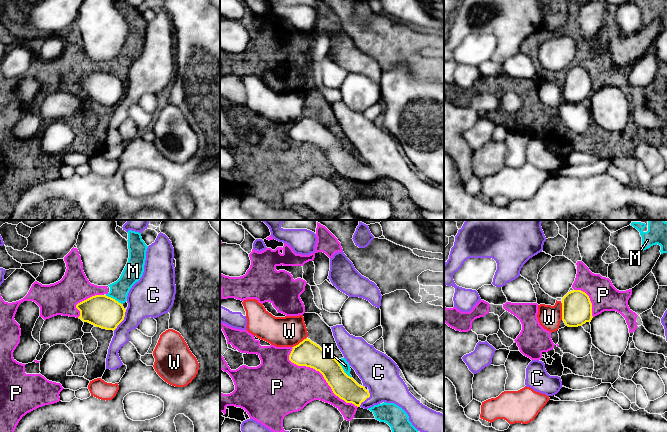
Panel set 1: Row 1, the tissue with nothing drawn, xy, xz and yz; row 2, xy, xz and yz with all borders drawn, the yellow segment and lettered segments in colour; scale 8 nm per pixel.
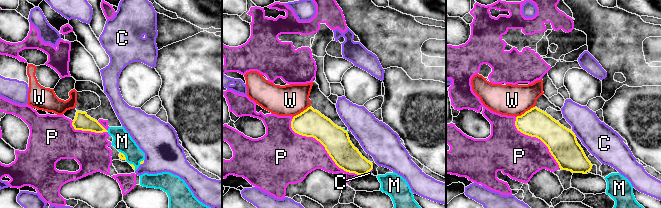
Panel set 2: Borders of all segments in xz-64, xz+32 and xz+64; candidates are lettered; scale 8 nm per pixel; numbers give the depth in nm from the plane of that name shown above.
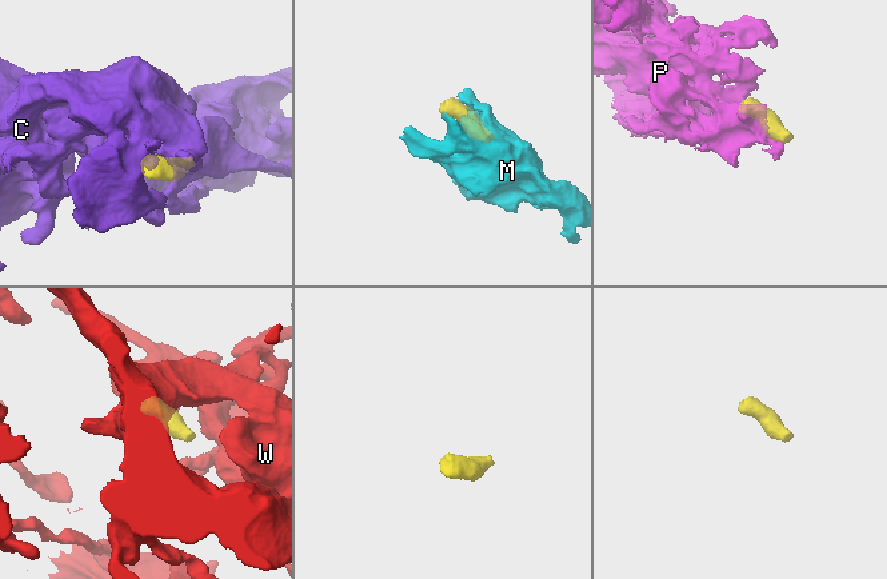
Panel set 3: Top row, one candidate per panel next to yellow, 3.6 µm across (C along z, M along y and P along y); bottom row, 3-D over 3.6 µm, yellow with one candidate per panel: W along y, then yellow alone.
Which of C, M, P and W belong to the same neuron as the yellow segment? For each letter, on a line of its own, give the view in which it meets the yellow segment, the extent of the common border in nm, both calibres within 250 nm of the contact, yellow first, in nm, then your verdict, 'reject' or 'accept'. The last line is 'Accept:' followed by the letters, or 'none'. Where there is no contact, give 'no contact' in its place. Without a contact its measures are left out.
C: xy | 200 nm | 260/300 nm | accept
M: xz | 200 nm | 190/70 nm | reject
P: xz | 700 nm | 200/340 nm | reject
W: yz | 140 nm | 240/190 nm | reject
Accept: C

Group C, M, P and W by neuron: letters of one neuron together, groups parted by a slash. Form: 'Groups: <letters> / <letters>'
Groups: C / M P / W

